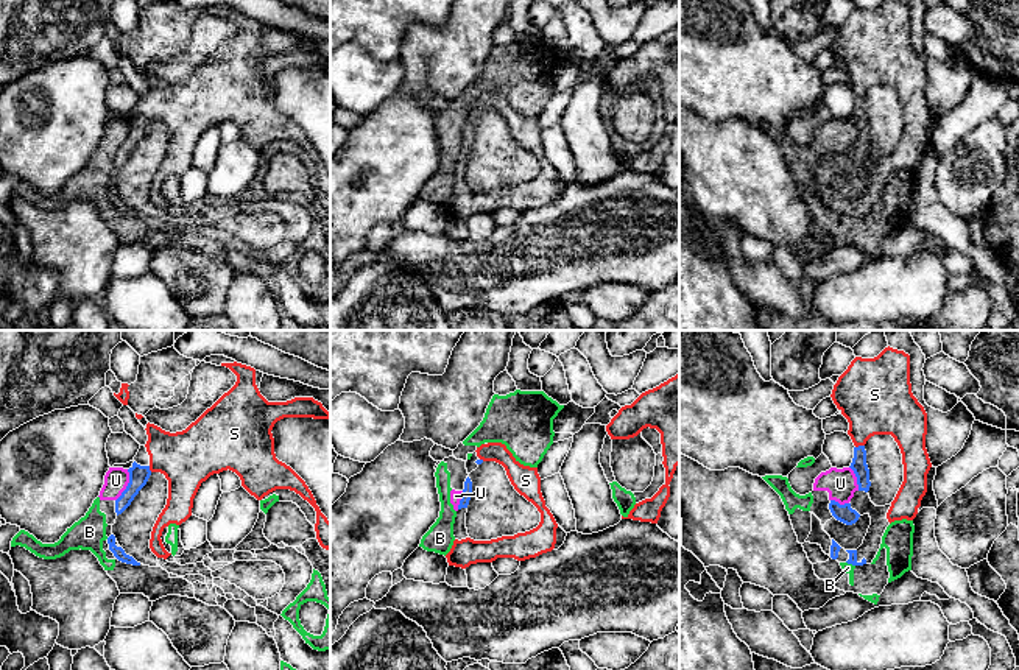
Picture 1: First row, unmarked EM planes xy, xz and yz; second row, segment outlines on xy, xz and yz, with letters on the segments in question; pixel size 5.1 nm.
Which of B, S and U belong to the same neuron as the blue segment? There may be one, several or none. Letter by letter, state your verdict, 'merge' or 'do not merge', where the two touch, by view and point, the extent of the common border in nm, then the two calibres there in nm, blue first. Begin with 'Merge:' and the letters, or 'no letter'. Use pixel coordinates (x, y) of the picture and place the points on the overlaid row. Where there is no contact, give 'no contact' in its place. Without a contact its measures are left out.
Merge: S
B: do not merge; contact yz (851, 563); length 50 nm; calibres 50 and 50 nm
S: merge; contact yz (859, 446); length 50 nm; calibres 80 and 360 nm
U: do not merge; contact xy (128, 485); length 180 nm; calibres 100 and 130 nm

